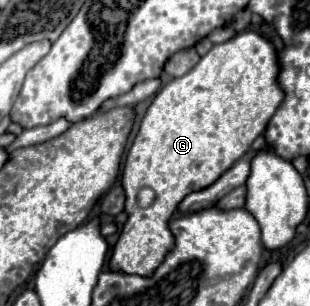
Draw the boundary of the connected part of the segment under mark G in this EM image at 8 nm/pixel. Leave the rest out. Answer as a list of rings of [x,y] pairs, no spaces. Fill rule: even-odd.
[[[244,30],[228,42],[214,44],[188,74],[158,90],[122,172],[128,220],[114,246],[112,270],[140,276],[154,272],[174,246],[168,220],[180,200],[216,182],[266,130],[284,100],[284,90],[276,80],[278,74],[280,62],[272,42],[256,30]]]

